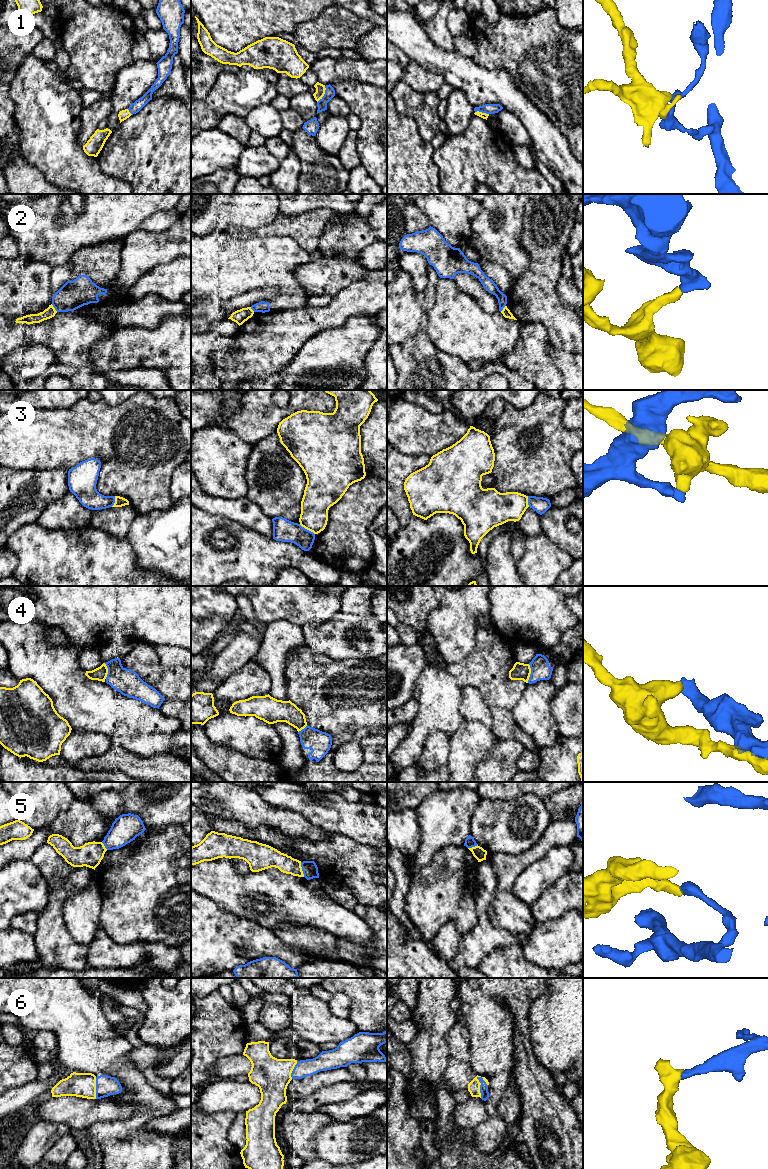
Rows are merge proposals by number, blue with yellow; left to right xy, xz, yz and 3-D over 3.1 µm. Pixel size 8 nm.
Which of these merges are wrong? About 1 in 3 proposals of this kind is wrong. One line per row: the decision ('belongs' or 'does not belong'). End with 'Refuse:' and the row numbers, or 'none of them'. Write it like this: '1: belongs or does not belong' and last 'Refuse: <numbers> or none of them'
1: does not belong
2: does not belong
3: does not belong
4: does not belong
5: does not belong
6: belongs
Refuse: 1, 2, 3, 4, 5

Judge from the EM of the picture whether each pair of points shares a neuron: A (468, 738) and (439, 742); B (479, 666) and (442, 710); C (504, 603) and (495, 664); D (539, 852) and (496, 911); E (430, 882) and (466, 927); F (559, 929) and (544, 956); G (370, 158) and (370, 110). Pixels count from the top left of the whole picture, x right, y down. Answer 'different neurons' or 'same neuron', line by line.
A: different neurons
B: different neurons
C: different neurons
D: same neuron
E: same neuron
F: same neuron
G: same neuron

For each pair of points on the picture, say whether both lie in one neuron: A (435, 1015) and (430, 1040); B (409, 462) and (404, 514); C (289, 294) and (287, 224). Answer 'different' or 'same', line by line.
A: same
B: same
C: different

